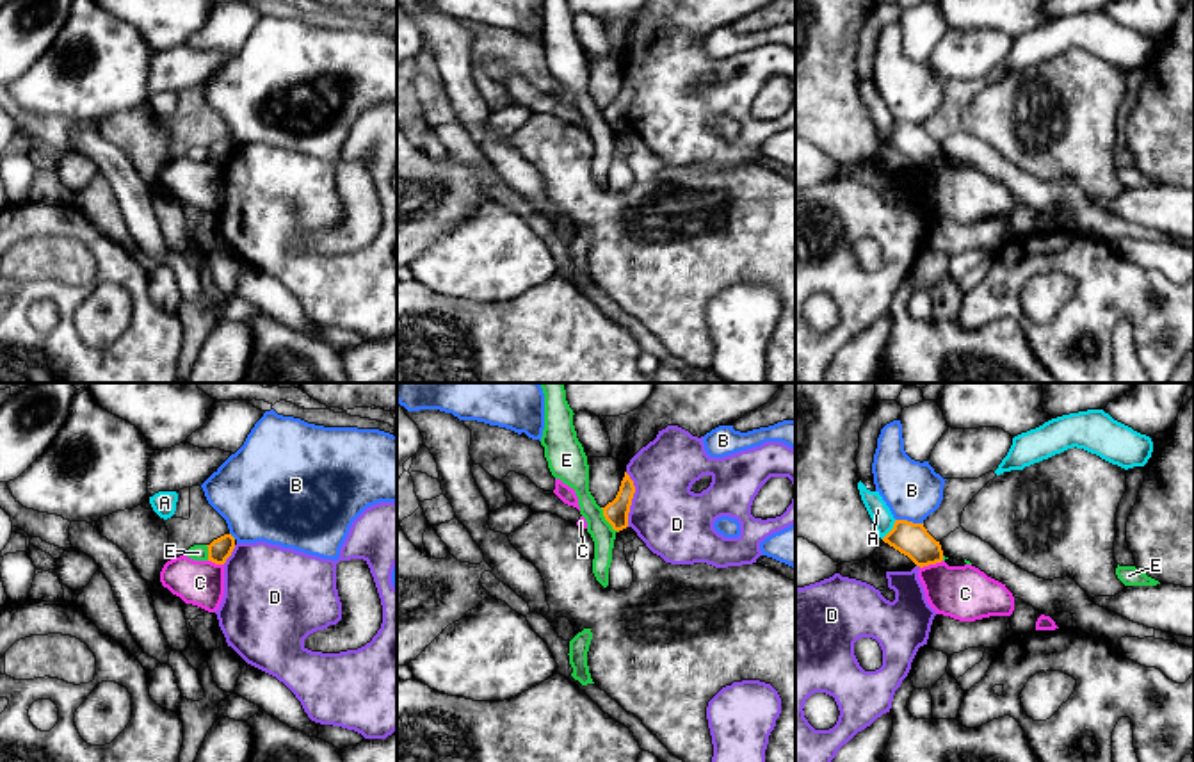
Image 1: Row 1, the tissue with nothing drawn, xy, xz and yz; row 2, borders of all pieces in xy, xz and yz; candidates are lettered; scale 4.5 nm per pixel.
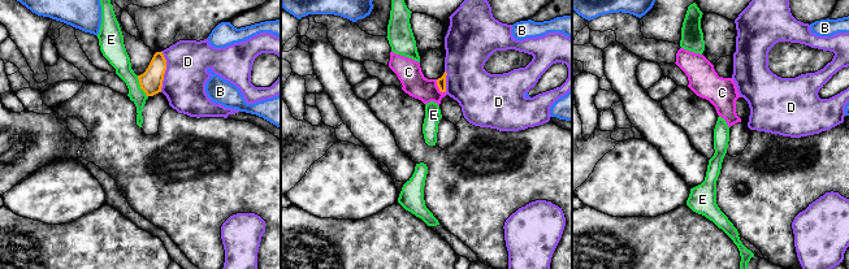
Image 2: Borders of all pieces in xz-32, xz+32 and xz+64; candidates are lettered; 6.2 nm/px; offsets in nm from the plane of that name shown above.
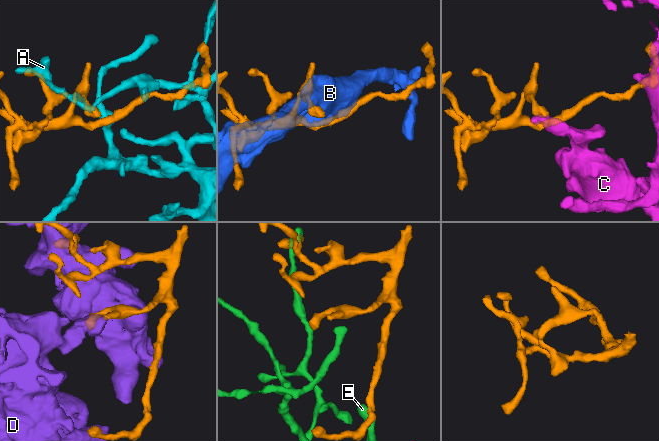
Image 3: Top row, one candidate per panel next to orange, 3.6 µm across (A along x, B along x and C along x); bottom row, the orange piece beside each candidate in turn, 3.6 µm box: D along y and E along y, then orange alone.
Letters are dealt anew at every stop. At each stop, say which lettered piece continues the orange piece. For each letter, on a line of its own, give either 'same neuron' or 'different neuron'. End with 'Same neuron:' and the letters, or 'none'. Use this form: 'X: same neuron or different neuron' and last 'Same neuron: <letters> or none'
A: different neuron
B: different neuron
C: different neuron
D: different neuron
E: different neuron
Same neuron: none

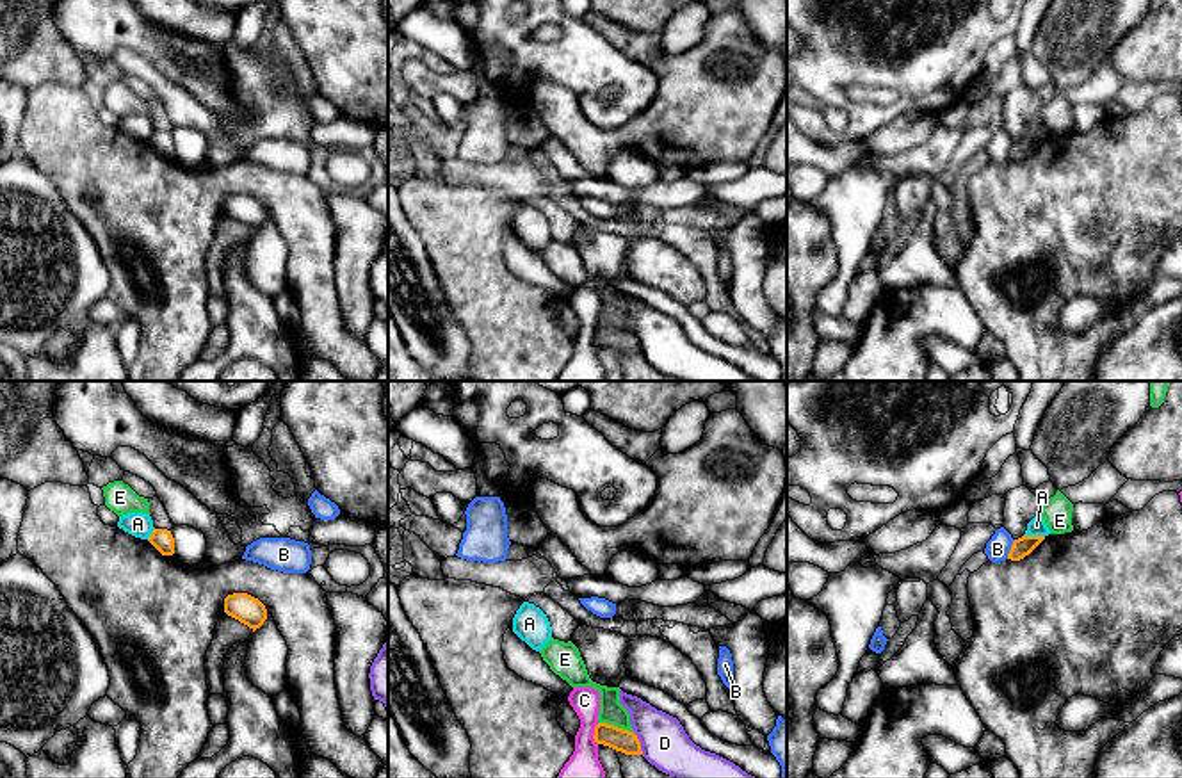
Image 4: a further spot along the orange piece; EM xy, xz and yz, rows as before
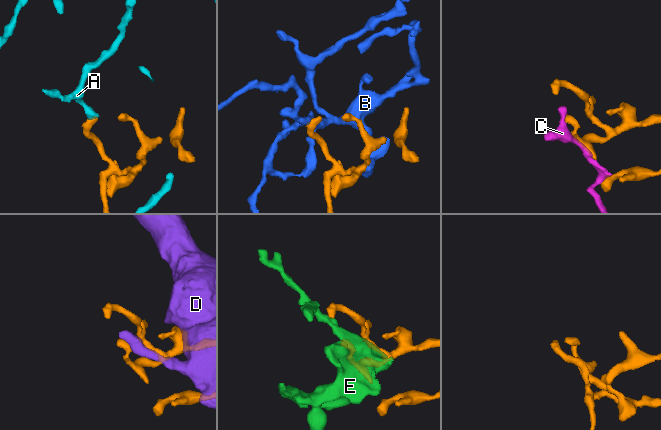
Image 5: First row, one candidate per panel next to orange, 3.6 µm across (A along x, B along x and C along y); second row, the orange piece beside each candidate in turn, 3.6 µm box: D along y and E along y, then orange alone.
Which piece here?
A: different neuron
B: different neuron
C: different neuron
D: different neuron
E: different neuron
Same neuron: none

